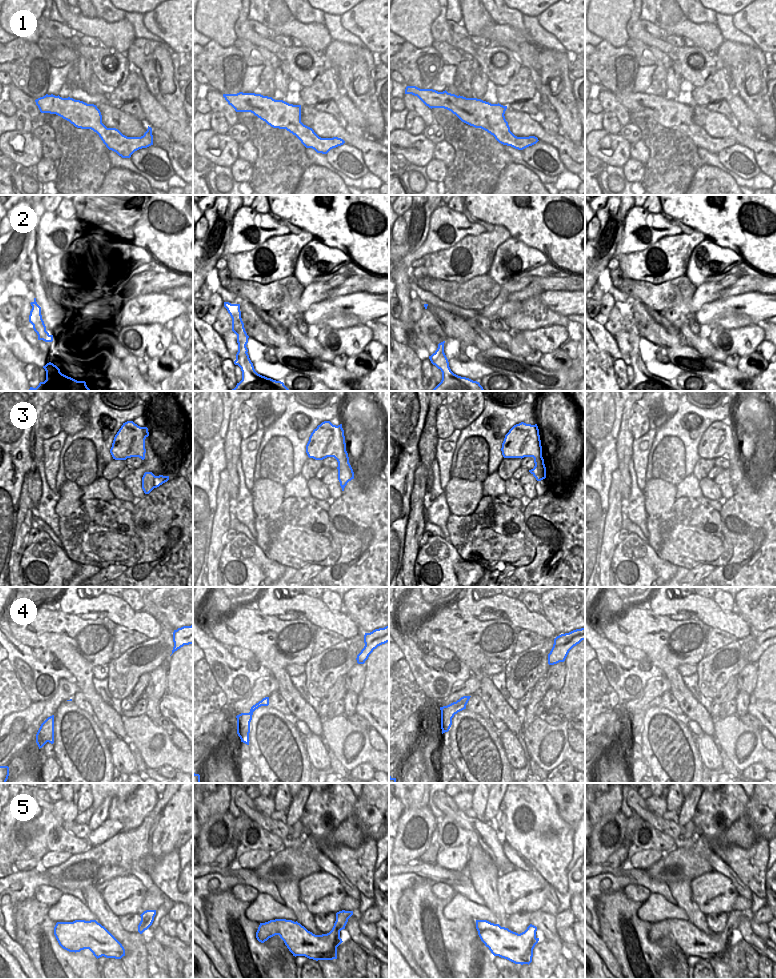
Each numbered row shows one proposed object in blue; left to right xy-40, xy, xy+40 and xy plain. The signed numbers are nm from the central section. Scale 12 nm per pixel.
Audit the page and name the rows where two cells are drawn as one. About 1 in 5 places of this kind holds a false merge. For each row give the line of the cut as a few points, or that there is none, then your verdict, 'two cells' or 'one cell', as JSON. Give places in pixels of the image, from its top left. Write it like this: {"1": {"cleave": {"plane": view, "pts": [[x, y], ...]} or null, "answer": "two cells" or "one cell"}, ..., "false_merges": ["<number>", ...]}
{"1": {"cleave": null, "answer": "one cell"}, "2": {"cleave": {"plane": "xy", "pts": [[246, 352], [237, 354]]}, "answer": "two cells"}, "3": {"cleave": null, "answer": "one cell"}, "4": {"cleave": null, "answer": "one cell"}, "5": {"cleave": null, "answer": "one cell"}, "false_merges": ["2"]}

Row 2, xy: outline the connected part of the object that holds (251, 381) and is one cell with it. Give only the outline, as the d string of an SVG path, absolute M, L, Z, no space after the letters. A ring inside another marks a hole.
M248 353L236 354L235 365L242 371L242 380L230 391L290 391L283 382L258 374Z

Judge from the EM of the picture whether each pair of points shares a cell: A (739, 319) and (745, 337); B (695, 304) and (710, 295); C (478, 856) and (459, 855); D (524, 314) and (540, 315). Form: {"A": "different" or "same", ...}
{"A": "different", "B": "same", "C": "different", "D": "same"}

